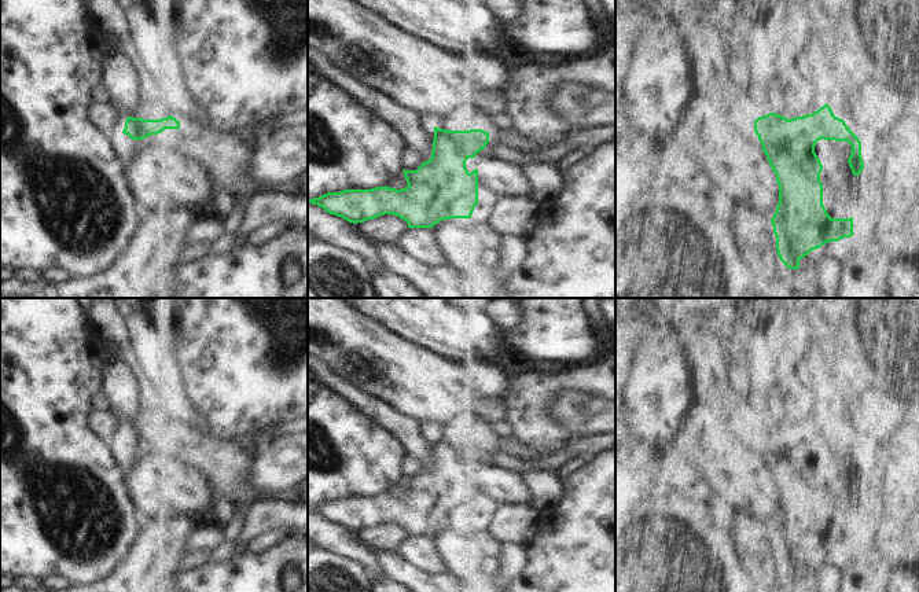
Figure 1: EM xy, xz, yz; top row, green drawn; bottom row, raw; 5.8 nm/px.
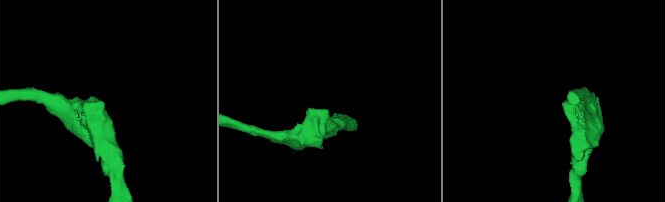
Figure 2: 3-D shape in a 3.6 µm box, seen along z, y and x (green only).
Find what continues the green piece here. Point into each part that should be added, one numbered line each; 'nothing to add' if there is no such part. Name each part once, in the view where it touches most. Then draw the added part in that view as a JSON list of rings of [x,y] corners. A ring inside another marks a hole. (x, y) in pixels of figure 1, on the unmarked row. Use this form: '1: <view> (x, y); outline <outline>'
nothing to add

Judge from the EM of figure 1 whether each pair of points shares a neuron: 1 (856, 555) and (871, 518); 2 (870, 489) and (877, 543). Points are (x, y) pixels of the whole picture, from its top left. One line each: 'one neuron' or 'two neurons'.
1: one neuron
2: one neuron

